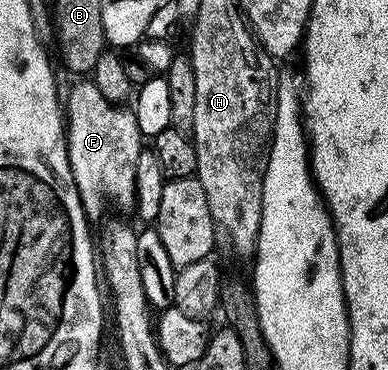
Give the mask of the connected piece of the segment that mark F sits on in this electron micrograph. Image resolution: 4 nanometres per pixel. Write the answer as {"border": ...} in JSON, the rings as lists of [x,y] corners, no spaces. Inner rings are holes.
{"border":[[[77,81],[69,91],[69,103],[67,99],[63,115],[67,120],[69,171],[86,216],[96,221],[105,211],[105,199],[117,207],[132,208],[137,197],[137,162],[143,149],[143,136],[132,110],[103,97],[93,82]]]}

